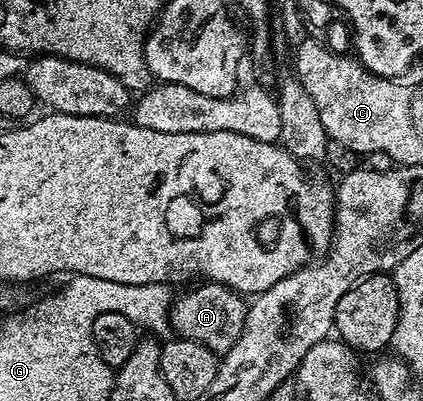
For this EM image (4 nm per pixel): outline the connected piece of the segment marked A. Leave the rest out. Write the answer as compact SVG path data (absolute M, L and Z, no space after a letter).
M203 281L198 285L202 286L180 295L179 298L177 295L173 299L172 326L174 322L175 328L178 329L177 337L187 338L196 344L204 344L204 348L208 348L216 355L227 354L232 344L236 344L236 340L240 340L242 335L247 299L237 290L228 288L219 282Z

